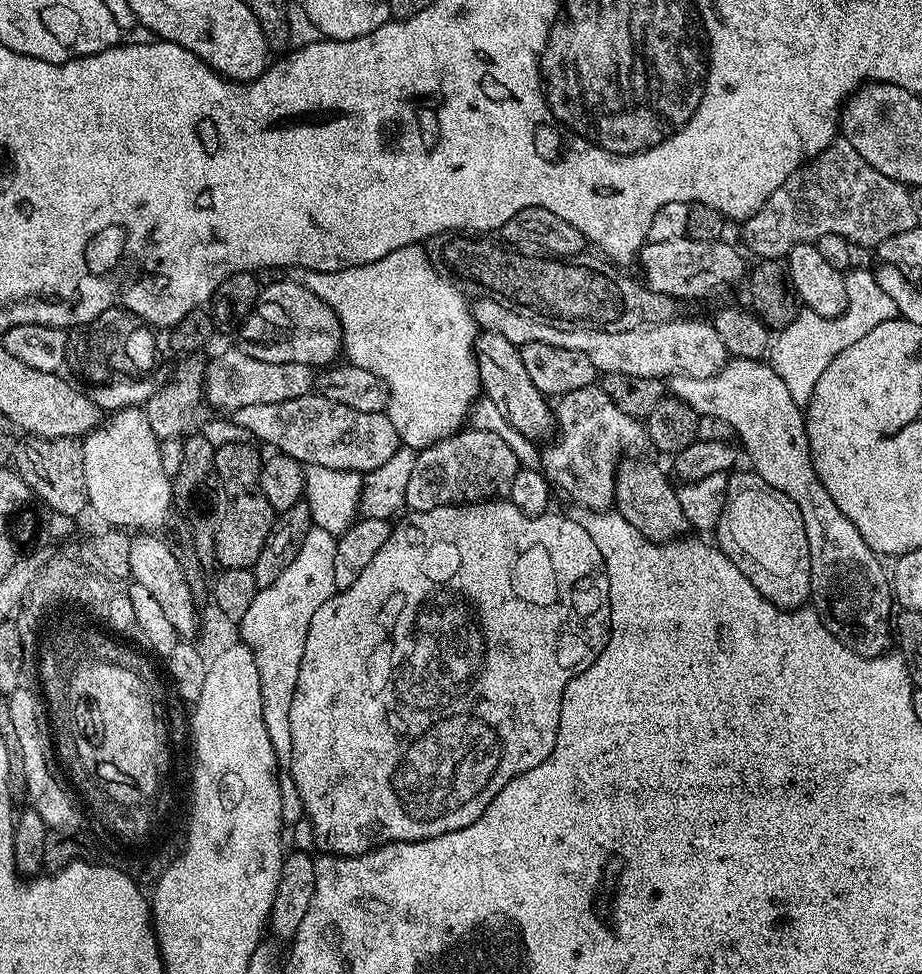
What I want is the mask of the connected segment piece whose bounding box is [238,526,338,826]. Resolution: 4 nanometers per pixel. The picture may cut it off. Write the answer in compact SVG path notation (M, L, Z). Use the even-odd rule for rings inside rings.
M313 526L306 534L306 542L302 542L302 550L298 550L298 558L282 570L282 575L273 584L257 591L254 602L250 602L246 614L238 621L239 639L252 651L258 666L262 686L262 722L266 722L266 734L270 734L270 746L274 748L282 818L288 826L295 826L305 819L302 794L298 794L298 786L294 786L292 777L290 702L294 702L294 686L298 686L298 666L302 666L302 650L306 650L310 618L322 602L338 591L334 586L336 541L333 533Z

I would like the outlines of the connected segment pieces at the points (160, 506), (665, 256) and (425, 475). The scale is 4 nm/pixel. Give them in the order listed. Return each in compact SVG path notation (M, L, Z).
M143 407L111 413L83 437L82 443L91 511L96 511L113 529L156 530L168 511L173 511L174 484L168 474L166 456L160 453L162 442L150 430Z
M687 234L670 238L670 242L648 240L638 257L638 265L644 271L643 283L653 292L661 292L682 302L694 296L708 296L727 284L738 283L744 276L745 253L726 241L724 238L695 240Z
M469 427L467 430L453 432L452 435L442 438L437 444L430 444L427 448L419 449L414 462L414 470L410 473L410 479L406 485L404 502L413 512L425 512L435 508L445 508L451 504L506 498L510 494L514 474L518 474L520 467L518 457L498 434Z

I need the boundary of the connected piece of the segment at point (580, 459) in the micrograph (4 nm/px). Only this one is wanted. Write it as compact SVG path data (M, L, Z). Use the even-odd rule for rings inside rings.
M598 386L559 397L554 404L554 424L560 427L560 433L548 449L541 451L544 477L559 495L561 492L566 499L573 500L573 505L590 512L611 509L616 499L616 470L622 457L625 453L643 453L640 451L649 447L645 425L630 414L622 414Z

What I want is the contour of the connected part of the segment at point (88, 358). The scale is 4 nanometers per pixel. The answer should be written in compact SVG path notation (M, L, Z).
M111 308L98 318L80 324L68 332L66 364L84 380L107 382L113 378L130 376L144 378L156 364L156 336L149 324L137 312L125 308Z

